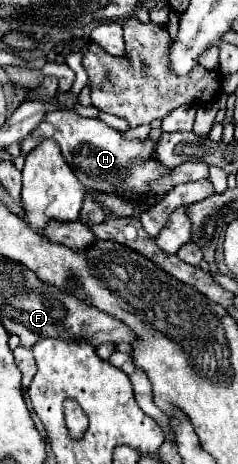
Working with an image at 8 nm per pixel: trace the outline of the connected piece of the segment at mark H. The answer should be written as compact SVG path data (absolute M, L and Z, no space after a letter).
M50 111L32 135L56 139L66 163L88 191L104 189L104 193L152 193L148 185L172 171L164 169L164 165L156 165L156 161L148 161L148 153L156 149L156 141L124 139L120 131L112 129L104 121L86 119L78 113Z

